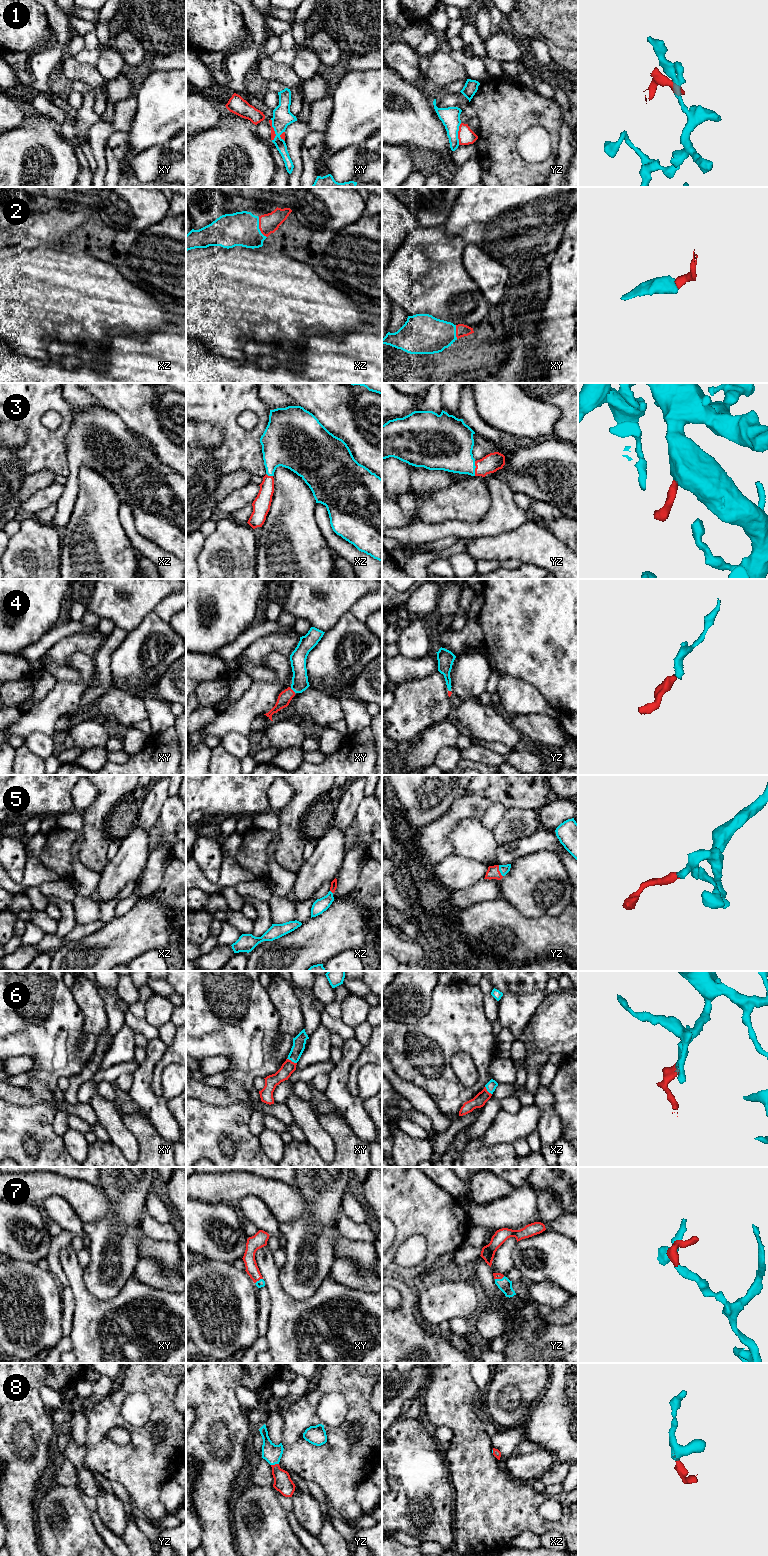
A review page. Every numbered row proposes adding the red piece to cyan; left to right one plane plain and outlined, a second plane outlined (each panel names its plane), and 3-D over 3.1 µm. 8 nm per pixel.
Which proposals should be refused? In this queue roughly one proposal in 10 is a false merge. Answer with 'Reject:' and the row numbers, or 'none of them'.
Reject: none of them

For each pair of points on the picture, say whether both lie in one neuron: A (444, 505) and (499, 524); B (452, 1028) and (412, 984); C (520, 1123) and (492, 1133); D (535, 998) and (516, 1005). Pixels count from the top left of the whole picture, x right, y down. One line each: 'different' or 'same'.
A: different
B: different
C: same
D: same

